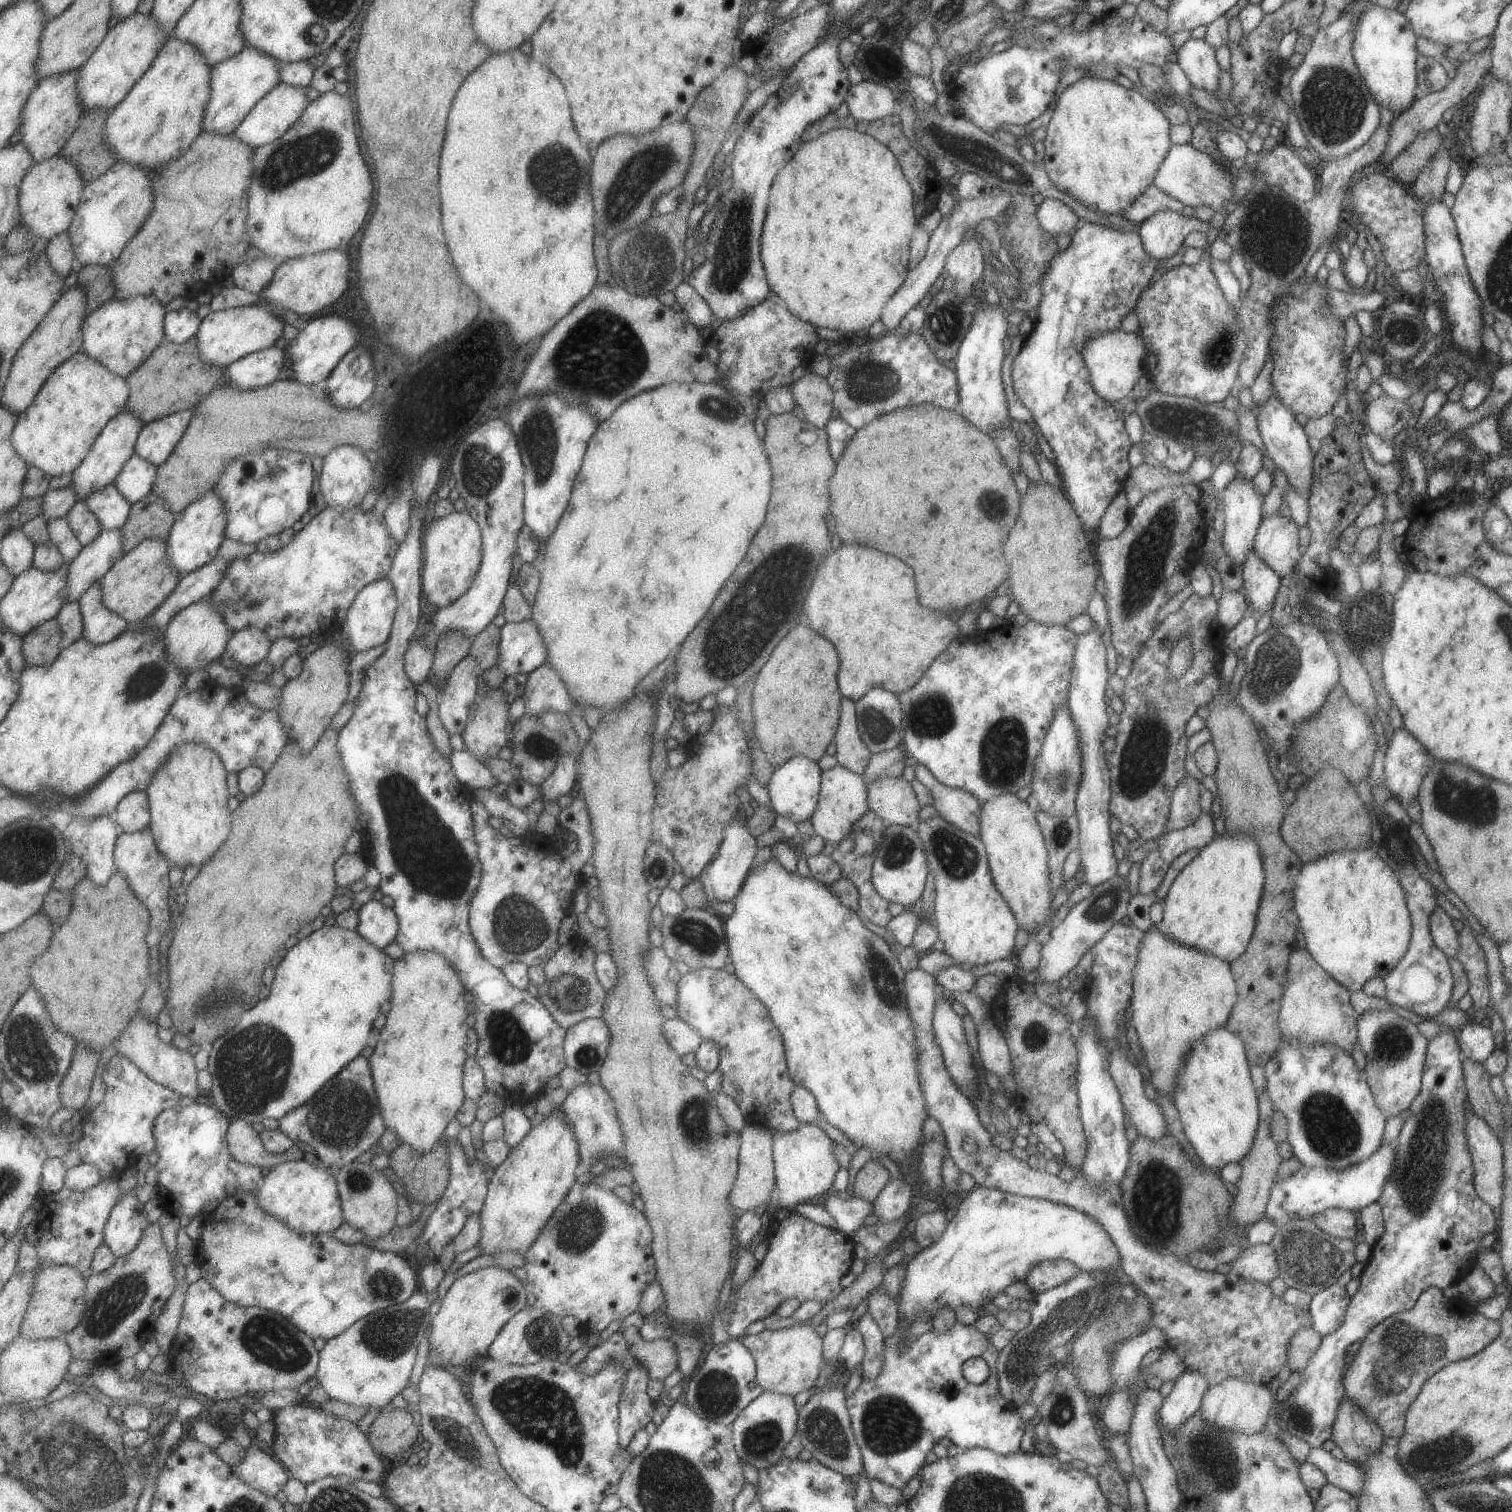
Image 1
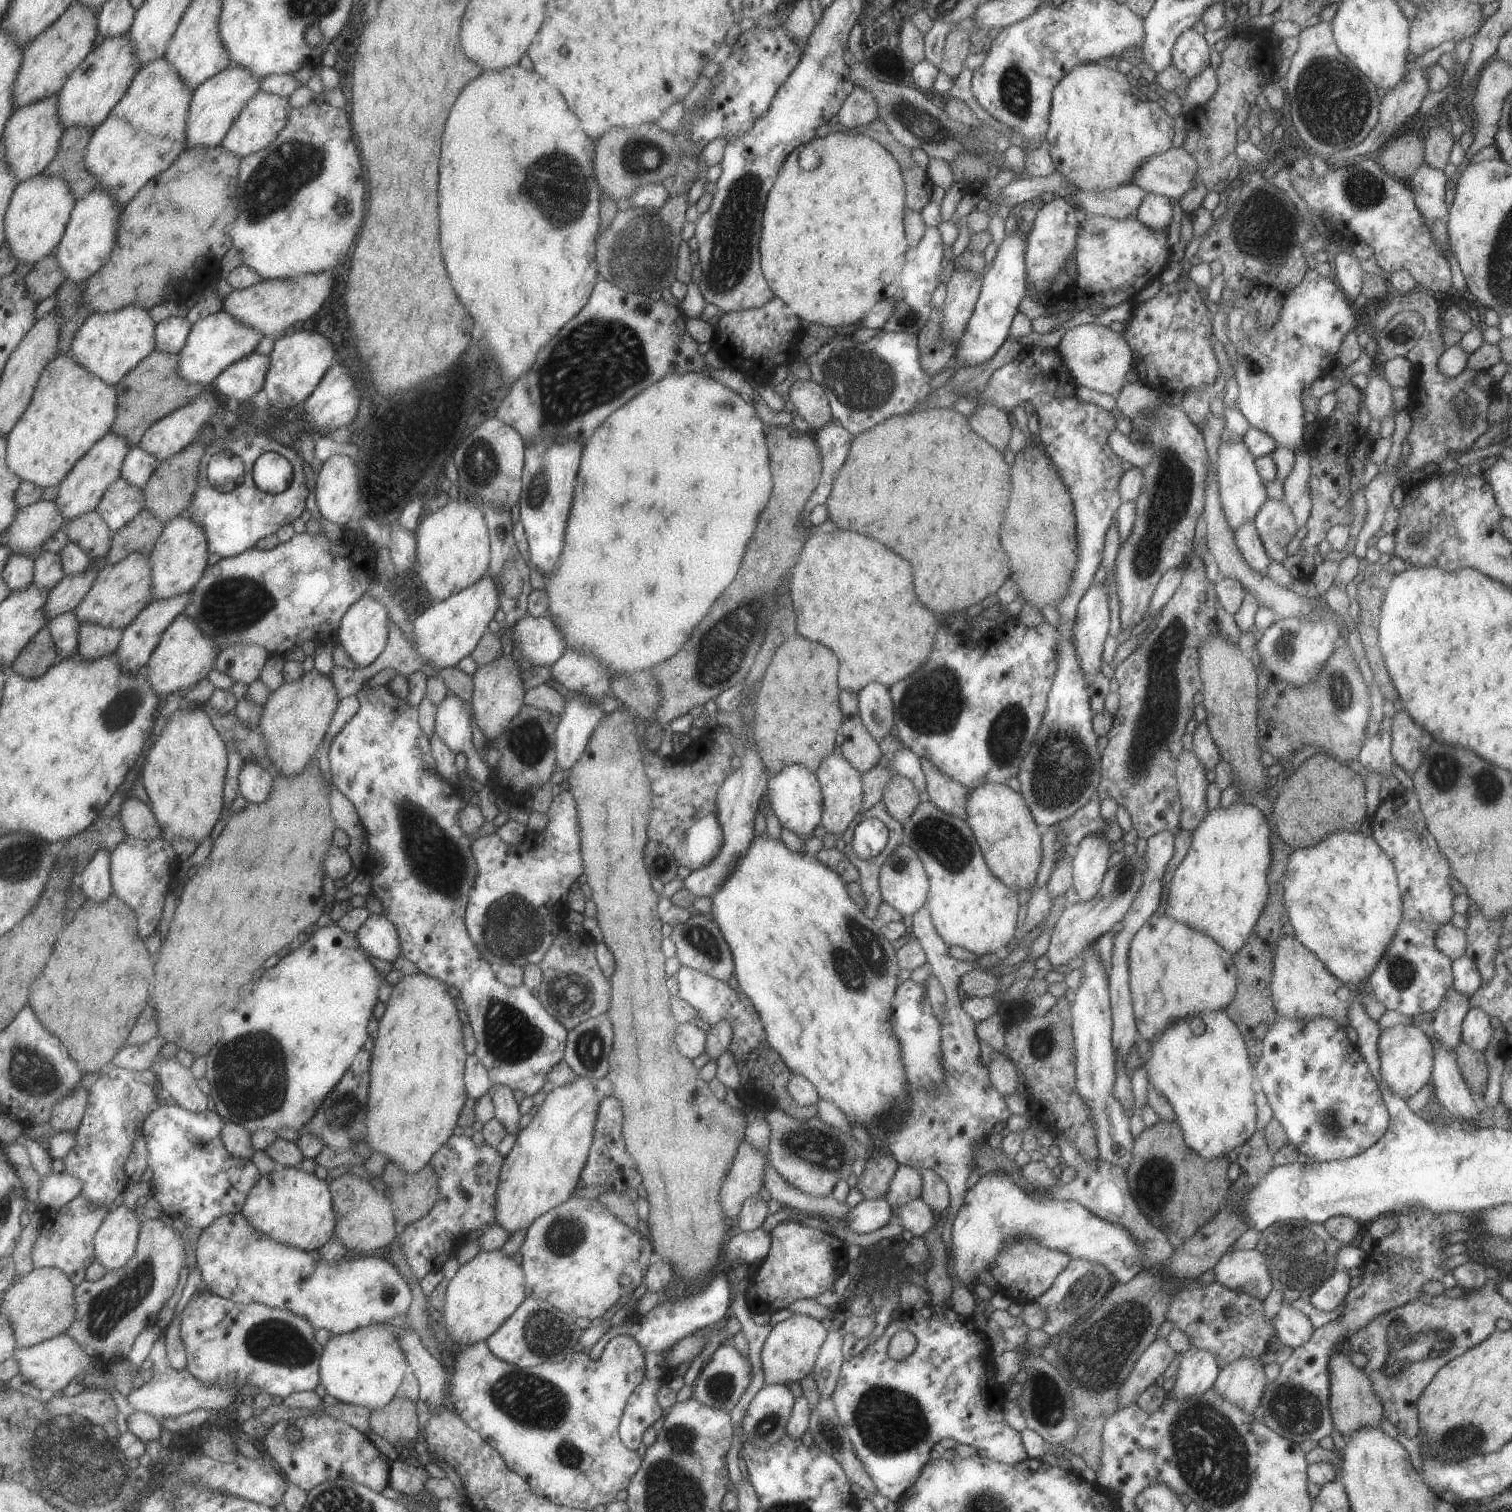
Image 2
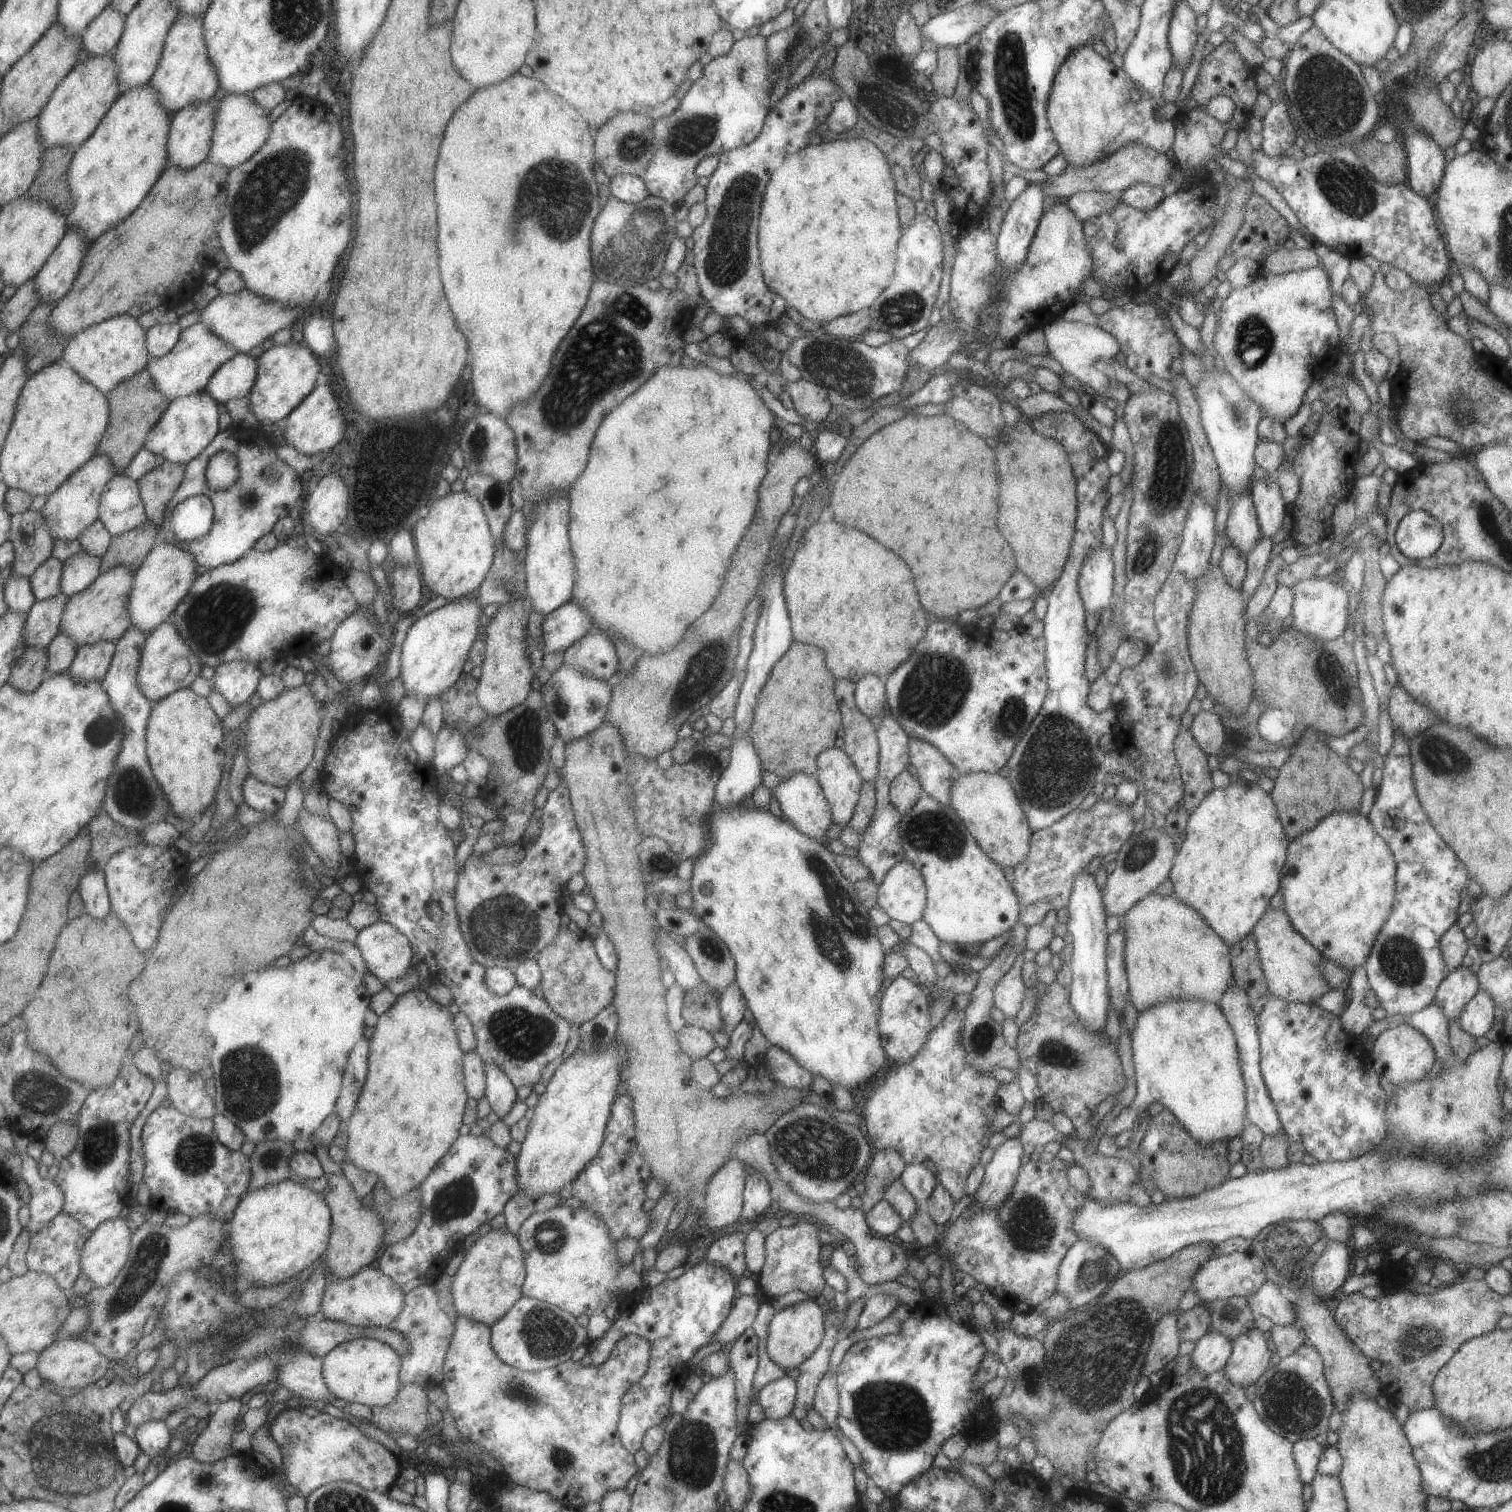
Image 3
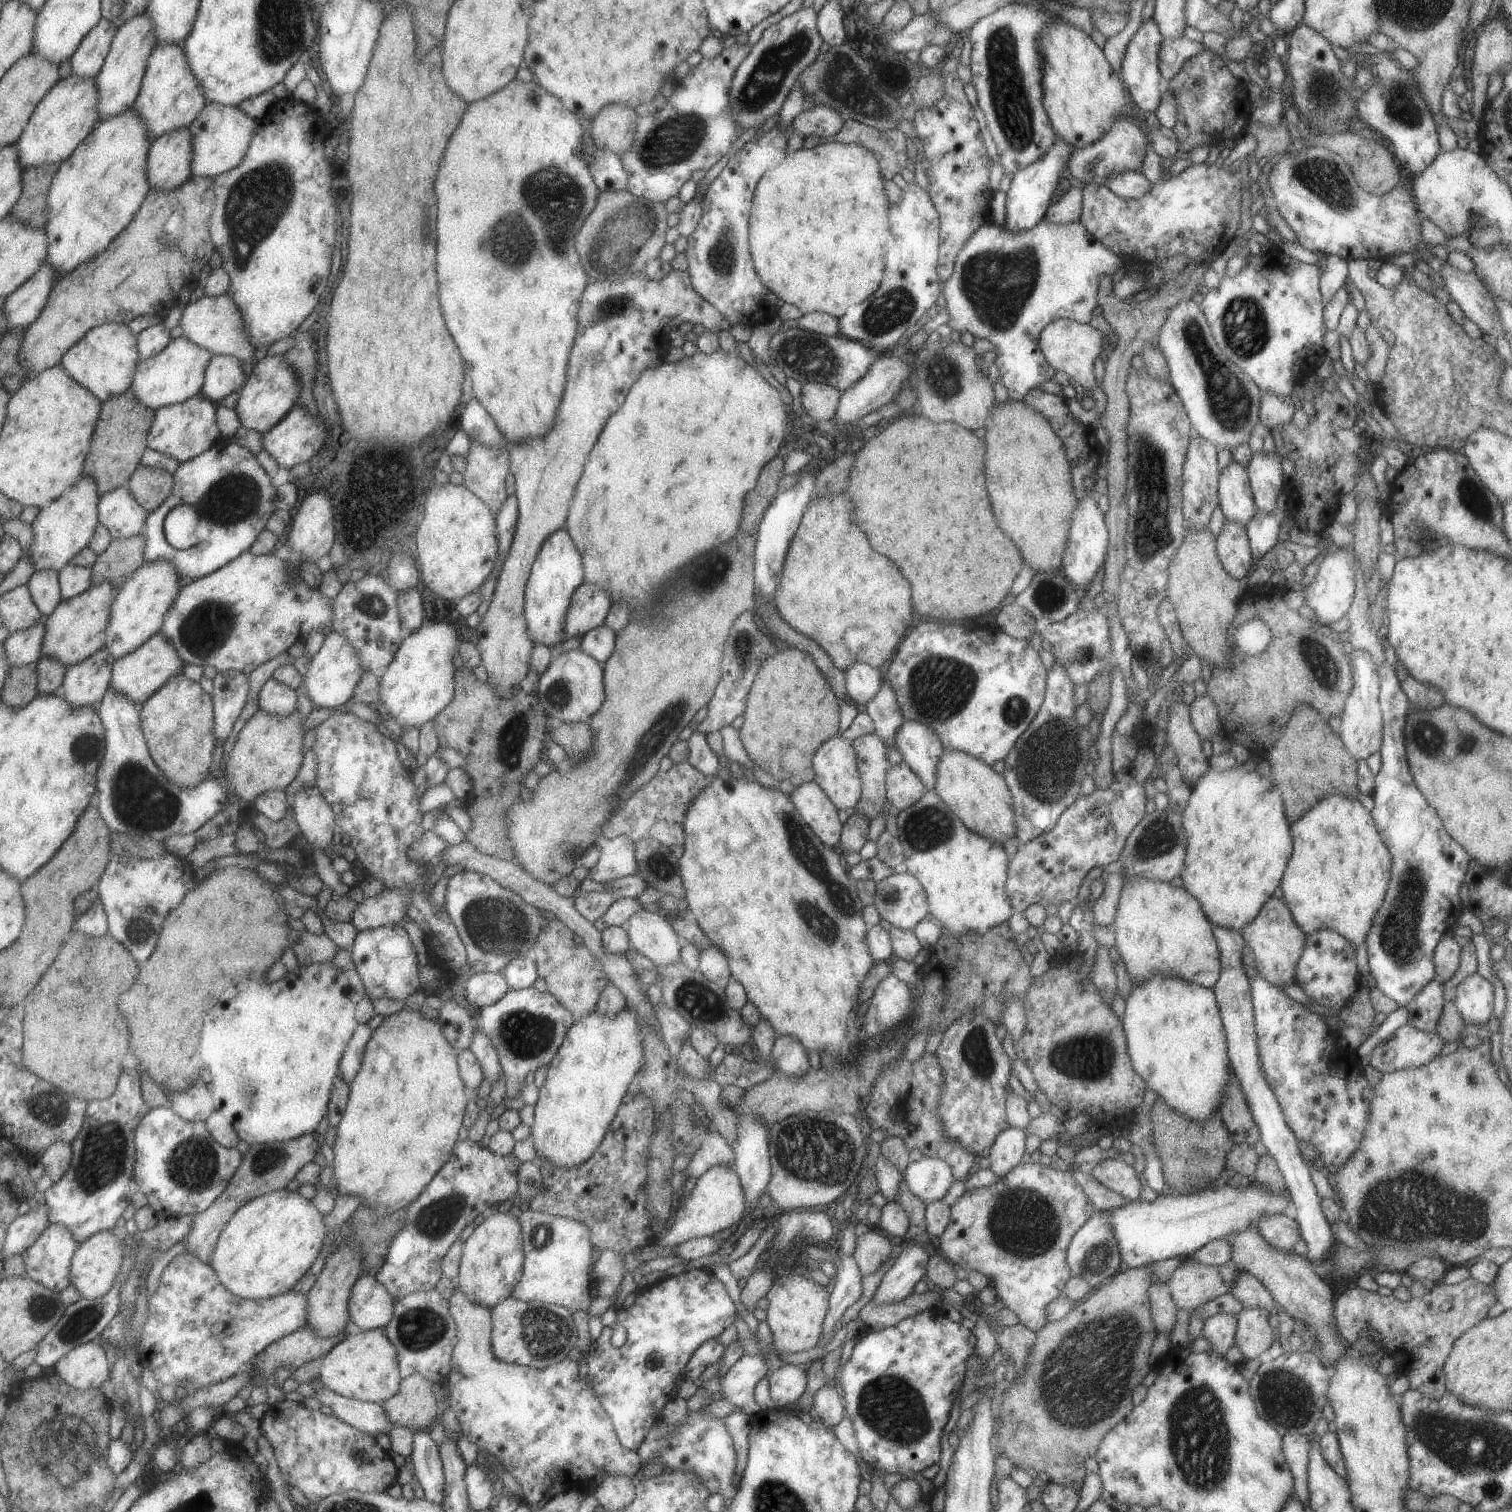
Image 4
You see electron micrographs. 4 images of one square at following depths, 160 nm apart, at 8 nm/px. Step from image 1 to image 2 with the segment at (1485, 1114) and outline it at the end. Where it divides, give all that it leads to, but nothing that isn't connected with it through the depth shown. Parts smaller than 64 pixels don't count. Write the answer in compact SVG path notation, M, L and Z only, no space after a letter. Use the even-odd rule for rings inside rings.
M1461 1041L1455 1048L1456 1063L1469 1090L1483 1096L1487 1084L1487 1066L1483 1052L1474 1051Z

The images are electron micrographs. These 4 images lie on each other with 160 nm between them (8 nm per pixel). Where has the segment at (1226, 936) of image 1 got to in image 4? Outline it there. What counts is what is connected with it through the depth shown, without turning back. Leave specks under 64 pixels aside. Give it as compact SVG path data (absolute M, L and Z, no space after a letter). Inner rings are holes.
M1234 765L1223 771L1209 768L1205 771L1205 774L1202 774L1198 778L1198 783L1191 788L1189 799L1181 817L1186 840L1184 866L1178 874L1182 880L1181 887L1200 902L1205 916L1213 926L1239 931L1242 926L1249 924L1257 916L1262 904L1271 897L1275 889L1280 888L1280 880L1285 870L1285 865L1292 853L1292 838L1289 822L1284 813L1280 792L1273 786L1271 777L1260 776L1255 770L1247 772L1247 770L1243 769L1243 765Z

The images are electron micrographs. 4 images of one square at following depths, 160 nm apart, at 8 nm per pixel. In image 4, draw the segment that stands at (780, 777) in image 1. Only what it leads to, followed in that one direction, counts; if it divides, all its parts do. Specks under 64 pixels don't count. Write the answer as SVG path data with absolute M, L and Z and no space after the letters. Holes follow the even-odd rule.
M813 780L797 785L789 794L789 800L793 803L795 810L801 815L803 822L813 831L813 834L825 845L838 848L842 824L837 819L837 809L827 798L827 795L817 786Z

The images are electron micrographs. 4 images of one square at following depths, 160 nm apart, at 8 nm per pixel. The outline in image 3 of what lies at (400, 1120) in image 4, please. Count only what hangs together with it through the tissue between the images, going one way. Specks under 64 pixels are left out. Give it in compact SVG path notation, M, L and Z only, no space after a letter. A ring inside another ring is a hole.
M415 987L400 996L395 998L395 1004L389 1006L389 1010L385 1010L383 1014L378 1016L377 1024L375 1024L371 1039L368 1040L368 1064L367 1075L363 1086L361 1086L361 1094L359 1099L353 1106L353 1114L347 1118L344 1123L343 1131L348 1135L348 1142L346 1142L345 1158L349 1164L353 1164L355 1168L361 1168L365 1172L375 1174L375 1178L379 1181L381 1186L385 1186L385 1192L391 1194L391 1198L399 1198L403 1194L409 1193L409 1190L420 1186L421 1182L427 1178L427 1174L439 1163L439 1160L449 1150L449 1146L458 1138L458 1130L462 1125L462 1118L466 1108L466 1101L468 1100L464 1088L463 1074L462 1074L462 1051L459 1048L453 1026L451 1026L452 1015L447 1012L445 1007L439 1006L437 1002L433 1002L431 998L425 996L425 992Z

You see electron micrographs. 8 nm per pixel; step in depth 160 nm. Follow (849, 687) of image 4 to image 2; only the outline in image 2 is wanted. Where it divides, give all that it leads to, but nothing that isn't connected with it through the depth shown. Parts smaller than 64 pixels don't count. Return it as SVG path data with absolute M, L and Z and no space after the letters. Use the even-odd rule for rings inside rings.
M879 683L866 684L857 693L858 715L875 742L894 736L894 706L890 690Z

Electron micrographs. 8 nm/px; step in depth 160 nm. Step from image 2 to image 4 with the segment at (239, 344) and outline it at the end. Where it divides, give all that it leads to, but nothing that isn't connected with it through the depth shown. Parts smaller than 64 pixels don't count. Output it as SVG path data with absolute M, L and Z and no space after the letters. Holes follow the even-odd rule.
M172 338L159 354L140 360L131 389L144 405L153 410L187 401L203 388L204 372L213 355L188 338Z

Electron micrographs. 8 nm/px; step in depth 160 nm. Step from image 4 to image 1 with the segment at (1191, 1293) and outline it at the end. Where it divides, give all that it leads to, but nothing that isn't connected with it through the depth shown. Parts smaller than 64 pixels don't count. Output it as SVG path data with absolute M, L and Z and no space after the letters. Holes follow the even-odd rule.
M1269 1243L1249 1245L1230 1264L1230 1271L1250 1281L1268 1284L1279 1276L1278 1258Z

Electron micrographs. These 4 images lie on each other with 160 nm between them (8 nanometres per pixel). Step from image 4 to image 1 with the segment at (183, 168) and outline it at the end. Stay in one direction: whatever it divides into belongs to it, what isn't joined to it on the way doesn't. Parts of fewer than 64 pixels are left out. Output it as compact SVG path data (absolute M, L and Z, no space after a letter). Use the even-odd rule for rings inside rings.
M249 45L232 57L216 62L211 70L211 97L204 112L203 131L216 135L233 133L257 101L280 82L279 64L276 58Z

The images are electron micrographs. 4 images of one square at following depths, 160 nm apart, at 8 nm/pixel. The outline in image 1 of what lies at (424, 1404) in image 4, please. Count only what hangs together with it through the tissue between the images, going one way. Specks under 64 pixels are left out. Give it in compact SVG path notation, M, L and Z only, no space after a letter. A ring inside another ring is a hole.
M385 1406L369 1426L368 1441L381 1459L402 1454L411 1444L416 1444L420 1429L404 1409Z

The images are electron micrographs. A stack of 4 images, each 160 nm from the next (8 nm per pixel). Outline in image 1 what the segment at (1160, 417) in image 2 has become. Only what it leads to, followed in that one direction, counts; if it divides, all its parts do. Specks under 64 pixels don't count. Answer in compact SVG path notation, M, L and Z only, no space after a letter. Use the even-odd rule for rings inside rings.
M1197 483L1182 486L1171 485L1144 494L1141 500L1130 509L1128 523L1117 536L1109 540L1097 538L1092 543L1098 564L1101 594L1111 631L1110 645L1117 655L1123 656L1127 664L1138 657L1145 641L1156 629L1157 610L1171 598L1165 591L1167 580L1177 573L1185 577L1192 566L1203 556L1202 544L1207 528L1199 500L1201 500L1201 492Z

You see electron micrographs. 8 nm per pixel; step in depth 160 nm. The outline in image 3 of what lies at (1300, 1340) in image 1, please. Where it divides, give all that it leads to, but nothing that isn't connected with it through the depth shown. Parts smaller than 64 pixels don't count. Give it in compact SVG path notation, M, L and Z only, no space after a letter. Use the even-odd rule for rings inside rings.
M1270 1282L1261 1284L1253 1292L1245 1298L1249 1310L1252 1315L1264 1316L1268 1318L1273 1325L1292 1326L1298 1323L1295 1322L1295 1312L1291 1302L1279 1292L1279 1288Z

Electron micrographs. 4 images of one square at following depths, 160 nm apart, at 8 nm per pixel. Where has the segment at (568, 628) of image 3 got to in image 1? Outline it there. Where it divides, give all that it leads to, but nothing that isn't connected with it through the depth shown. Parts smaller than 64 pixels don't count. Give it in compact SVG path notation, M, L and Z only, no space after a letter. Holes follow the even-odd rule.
M531 620L507 623L500 628L496 665L505 676L526 676L544 663L546 650Z

